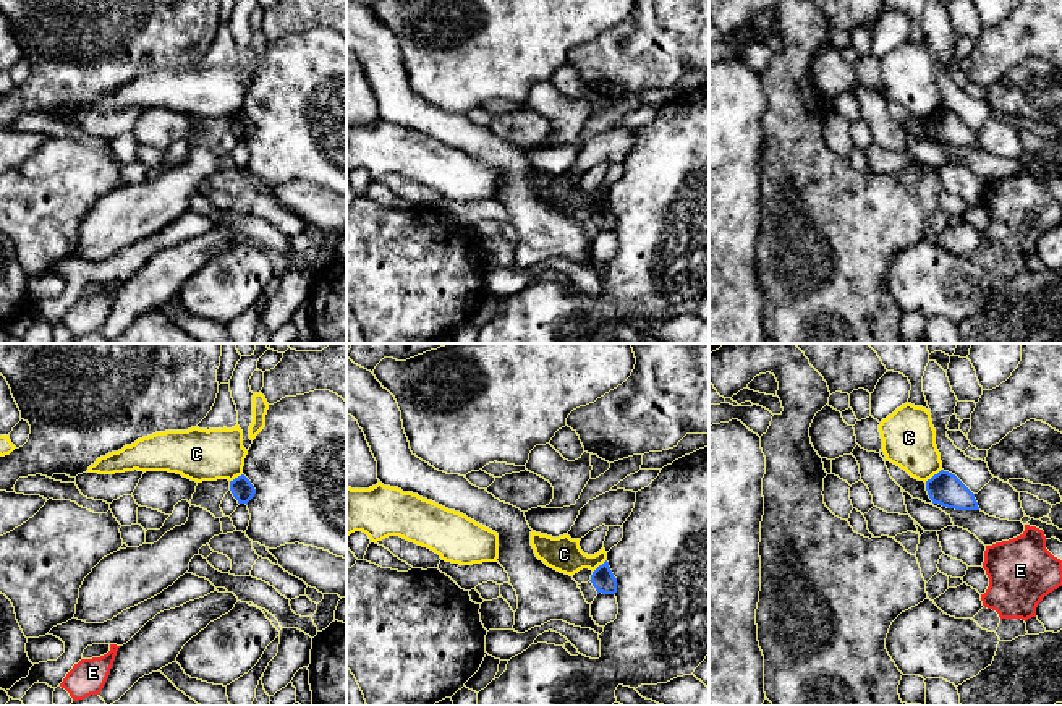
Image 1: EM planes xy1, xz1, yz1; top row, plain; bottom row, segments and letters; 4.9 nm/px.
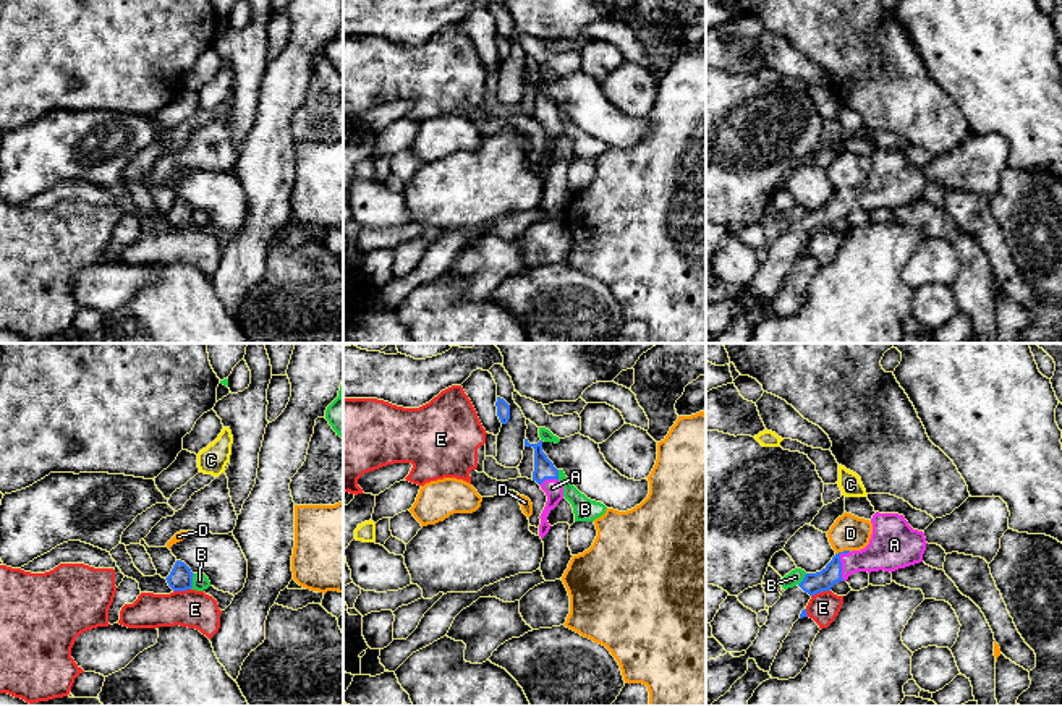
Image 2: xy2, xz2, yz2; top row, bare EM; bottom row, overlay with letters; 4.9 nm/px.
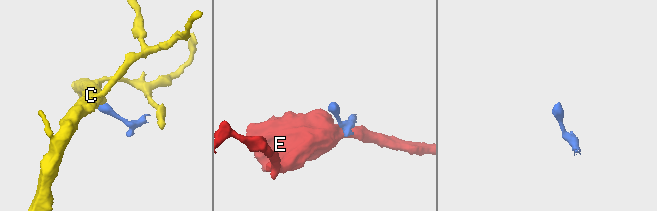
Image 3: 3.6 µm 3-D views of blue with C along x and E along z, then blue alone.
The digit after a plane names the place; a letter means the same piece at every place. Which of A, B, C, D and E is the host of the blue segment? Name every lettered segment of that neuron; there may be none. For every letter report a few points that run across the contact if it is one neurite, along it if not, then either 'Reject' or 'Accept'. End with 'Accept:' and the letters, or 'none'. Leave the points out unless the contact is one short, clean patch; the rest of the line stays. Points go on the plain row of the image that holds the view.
A: Line: yz2 (813, 221), (824, 217), (841, 201), (871, 196), (887, 187). Accept
B: Line: xy2 (195, 211), (190, 225). Reject
C: Line: yz1 (941, 106), (925, 119). Reject
D: Line: yz2 (850, 188), (836, 191). Reject
E: Line: yz2 (829, 227), (811, 233). Reject
Accept: A

